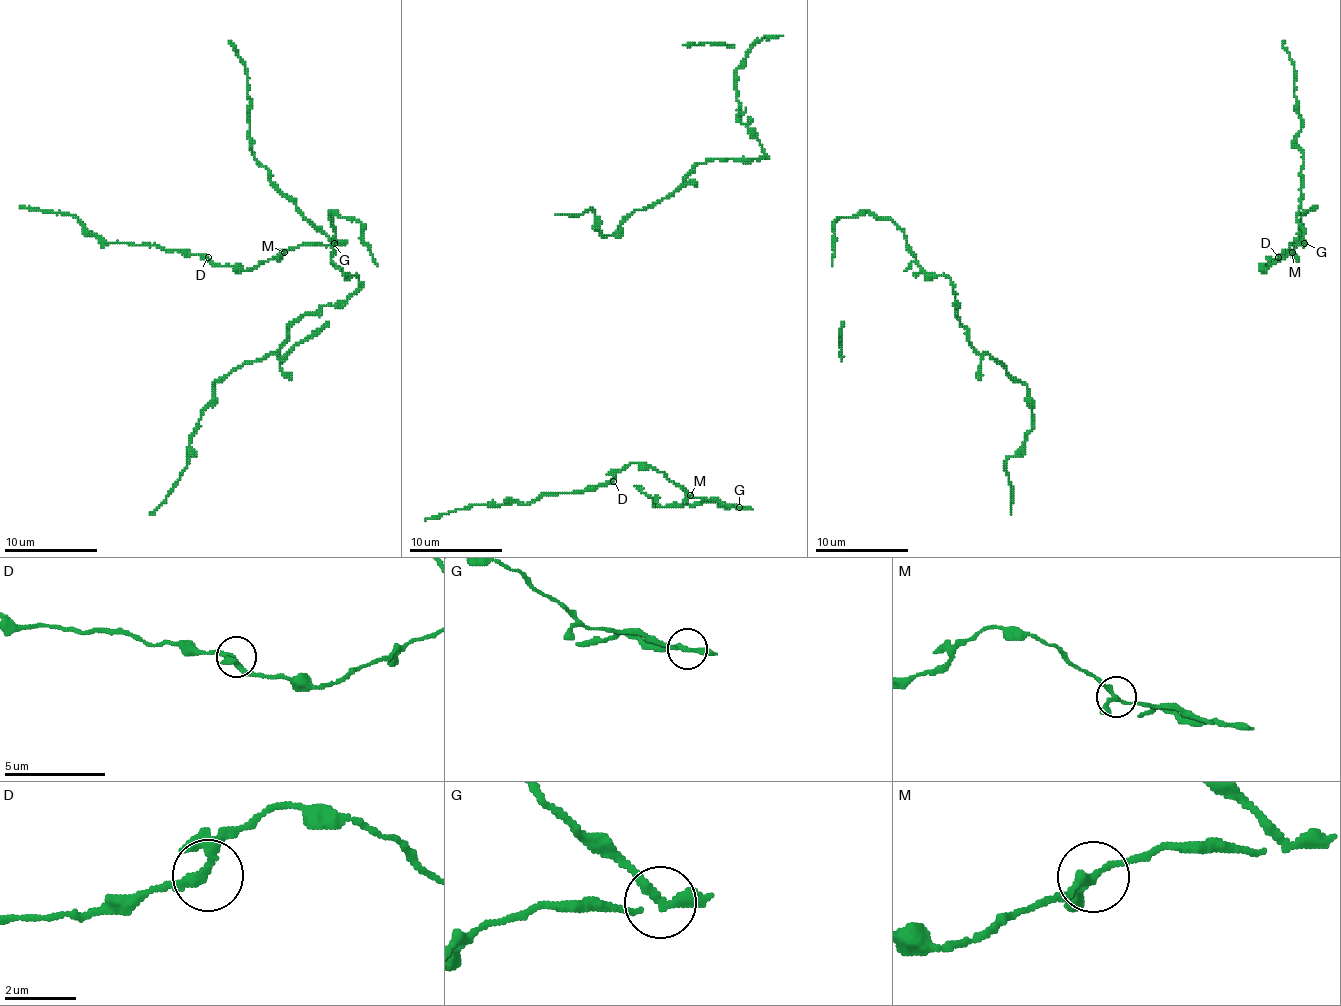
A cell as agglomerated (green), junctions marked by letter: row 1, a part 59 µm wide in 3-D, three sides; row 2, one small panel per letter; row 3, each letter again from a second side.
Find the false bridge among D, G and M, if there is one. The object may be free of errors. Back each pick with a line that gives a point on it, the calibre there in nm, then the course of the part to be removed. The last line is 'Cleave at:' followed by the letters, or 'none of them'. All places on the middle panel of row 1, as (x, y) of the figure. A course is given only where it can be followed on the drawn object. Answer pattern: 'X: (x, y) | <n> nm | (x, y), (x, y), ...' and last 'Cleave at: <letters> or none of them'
G: (739, 507) | 220 nm | (739, 507), (720, 507), (708, 500), (660, 507), (653, 497), (634, 486)
Cleave at: G

